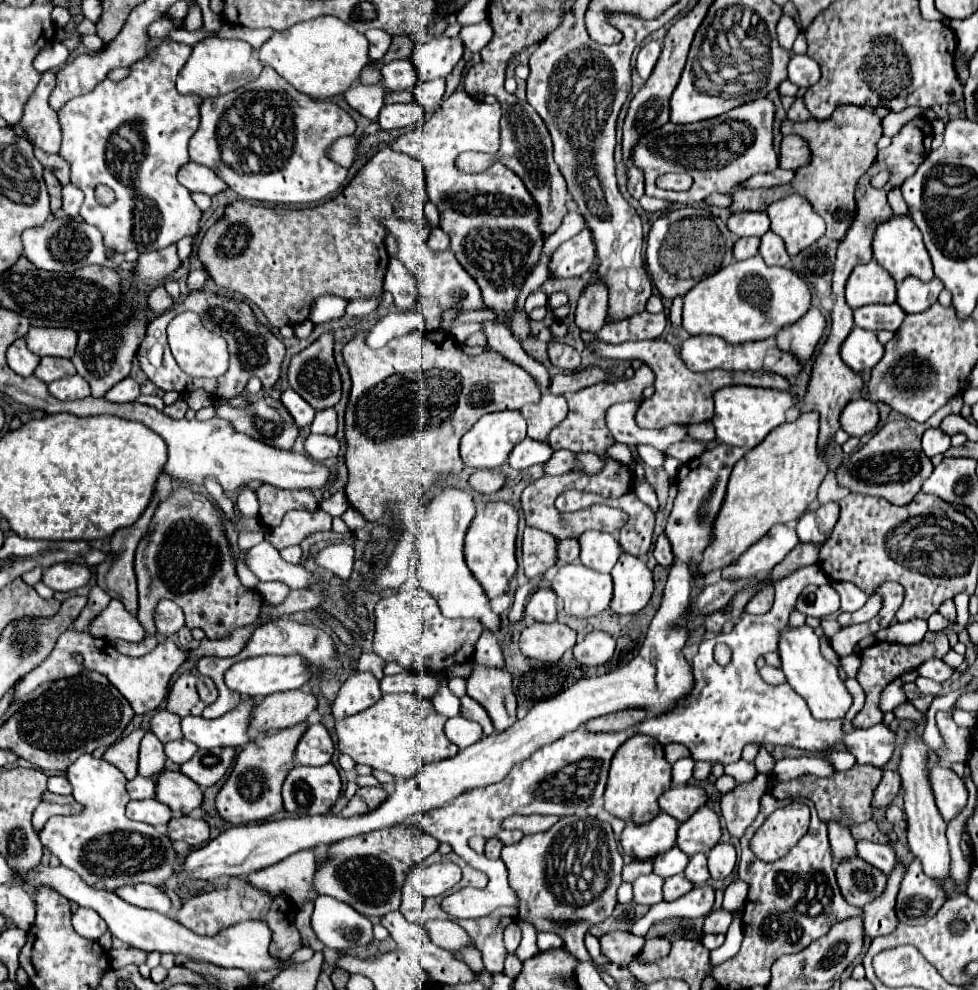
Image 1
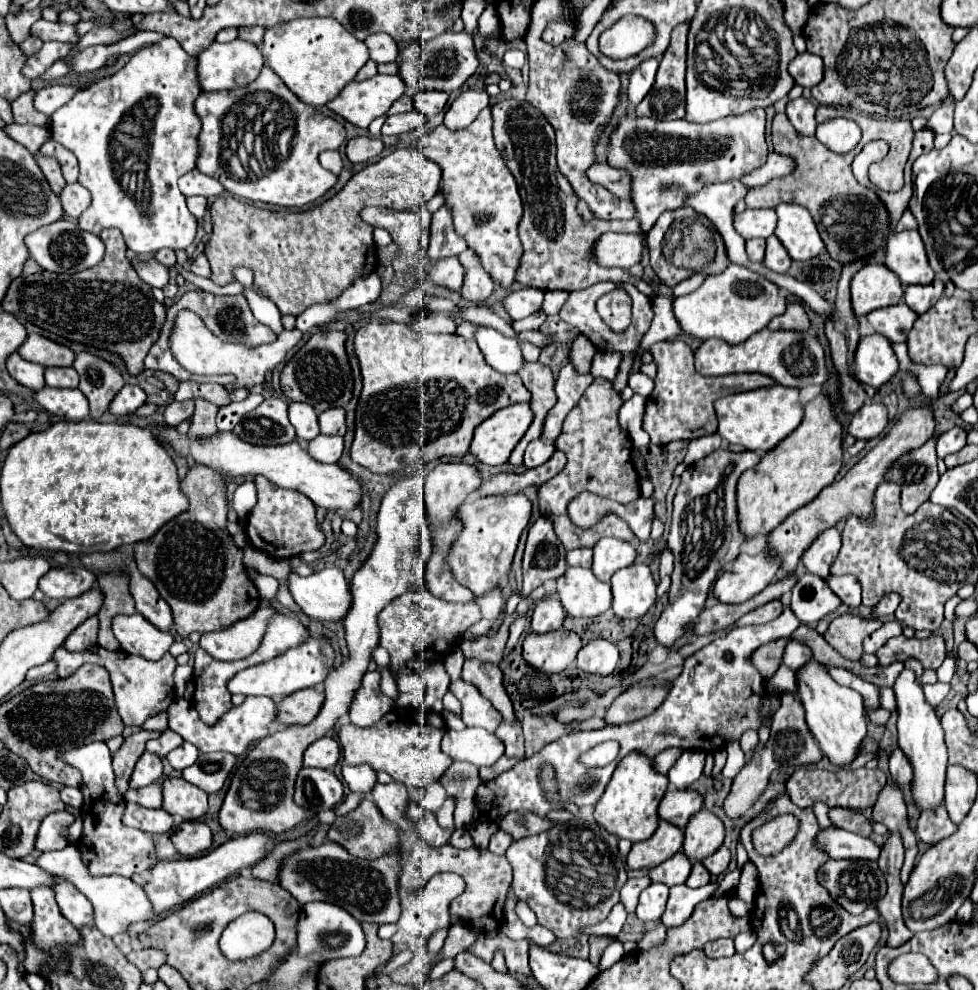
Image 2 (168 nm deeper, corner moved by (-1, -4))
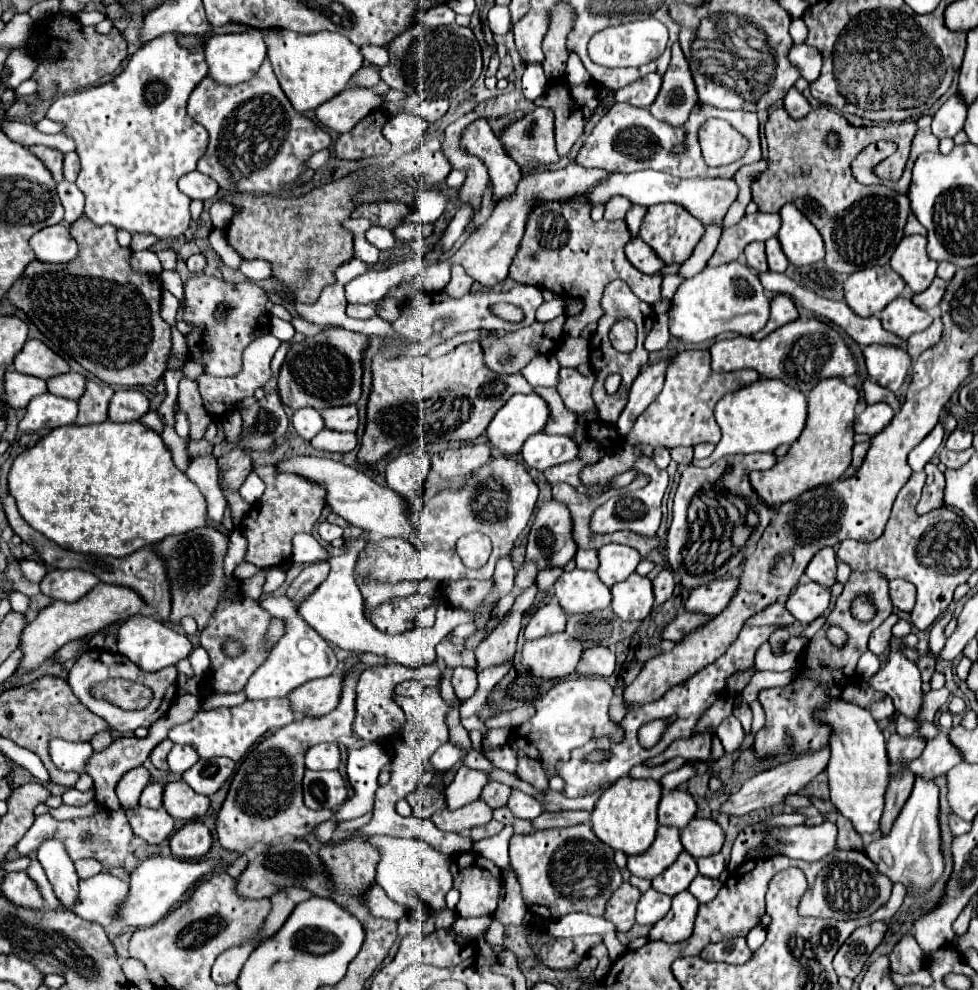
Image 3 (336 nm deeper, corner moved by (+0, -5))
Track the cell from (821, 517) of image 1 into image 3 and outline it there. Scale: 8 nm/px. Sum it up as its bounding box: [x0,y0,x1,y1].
[805,548,837,586]

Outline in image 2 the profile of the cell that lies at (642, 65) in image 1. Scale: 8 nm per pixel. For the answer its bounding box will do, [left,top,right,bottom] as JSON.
[628,57,658,105]

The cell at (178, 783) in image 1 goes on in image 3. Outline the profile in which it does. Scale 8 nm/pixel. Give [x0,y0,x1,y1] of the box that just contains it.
[163,782,209,820]

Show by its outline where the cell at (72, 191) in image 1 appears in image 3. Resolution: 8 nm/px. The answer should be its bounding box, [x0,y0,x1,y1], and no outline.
[57,180,85,224]

